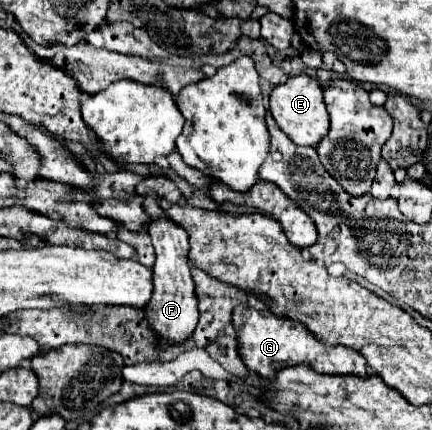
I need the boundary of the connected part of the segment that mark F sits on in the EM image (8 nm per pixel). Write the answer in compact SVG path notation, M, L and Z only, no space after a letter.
M140 194L144 198L144 210L150 214L148 234L152 238L152 246L156 250L154 272L154 294L148 302L146 318L154 334L158 334L158 346L178 346L190 338L194 326L198 324L198 300L194 294L194 280L190 276L190 260L188 260L188 234L176 222L166 218L166 212L158 206L158 194Z

